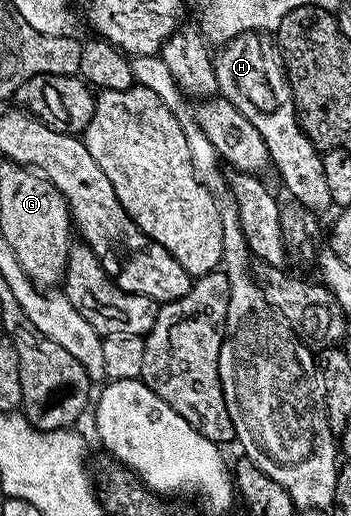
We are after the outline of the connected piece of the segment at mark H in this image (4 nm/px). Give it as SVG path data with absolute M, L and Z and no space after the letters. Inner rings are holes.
M259 33L238 35L215 51L212 67L216 89L260 132L288 196L312 213L322 214L333 207L323 173L323 155L300 126L296 102L281 59L275 53L267 54L260 38L263 37Z

